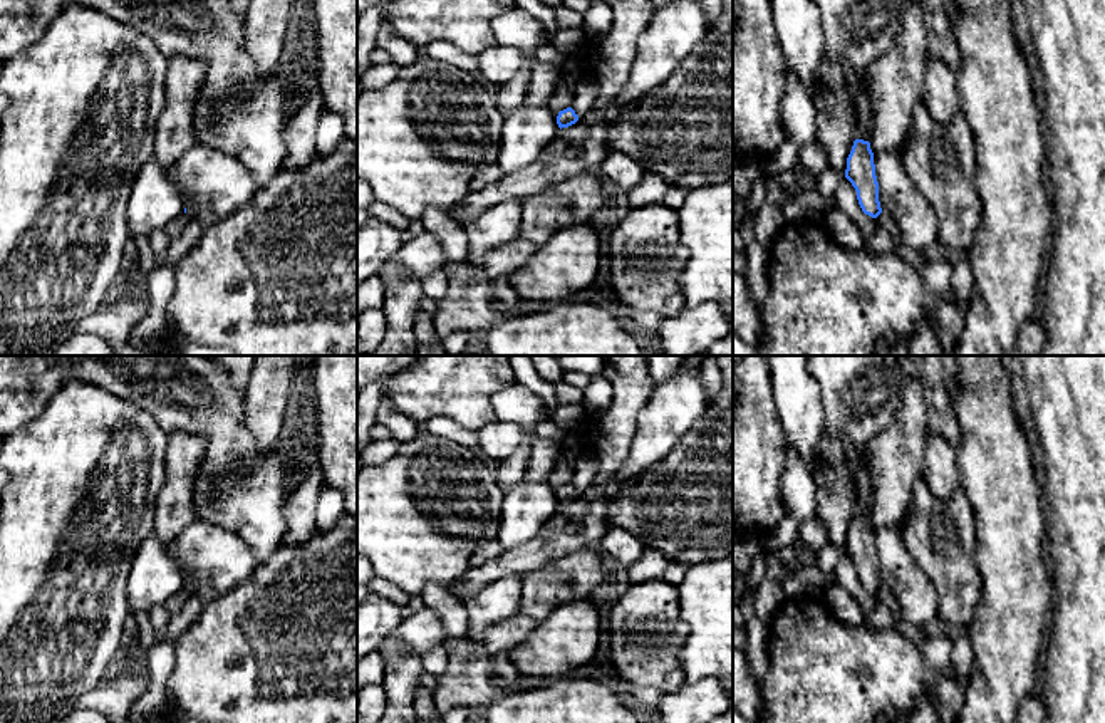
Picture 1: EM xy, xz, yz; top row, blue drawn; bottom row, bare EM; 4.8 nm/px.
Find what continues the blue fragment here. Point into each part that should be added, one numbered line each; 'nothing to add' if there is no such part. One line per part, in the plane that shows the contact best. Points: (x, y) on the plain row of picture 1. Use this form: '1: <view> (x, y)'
nothing to add

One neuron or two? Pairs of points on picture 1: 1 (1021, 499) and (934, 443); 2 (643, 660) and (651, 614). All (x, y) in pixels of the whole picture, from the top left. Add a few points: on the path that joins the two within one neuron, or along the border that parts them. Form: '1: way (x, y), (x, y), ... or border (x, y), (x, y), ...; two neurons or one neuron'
1: border (956, 450), (956, 467), (963, 488); two neurons
2: way (643, 648), (643, 626); one neuron

